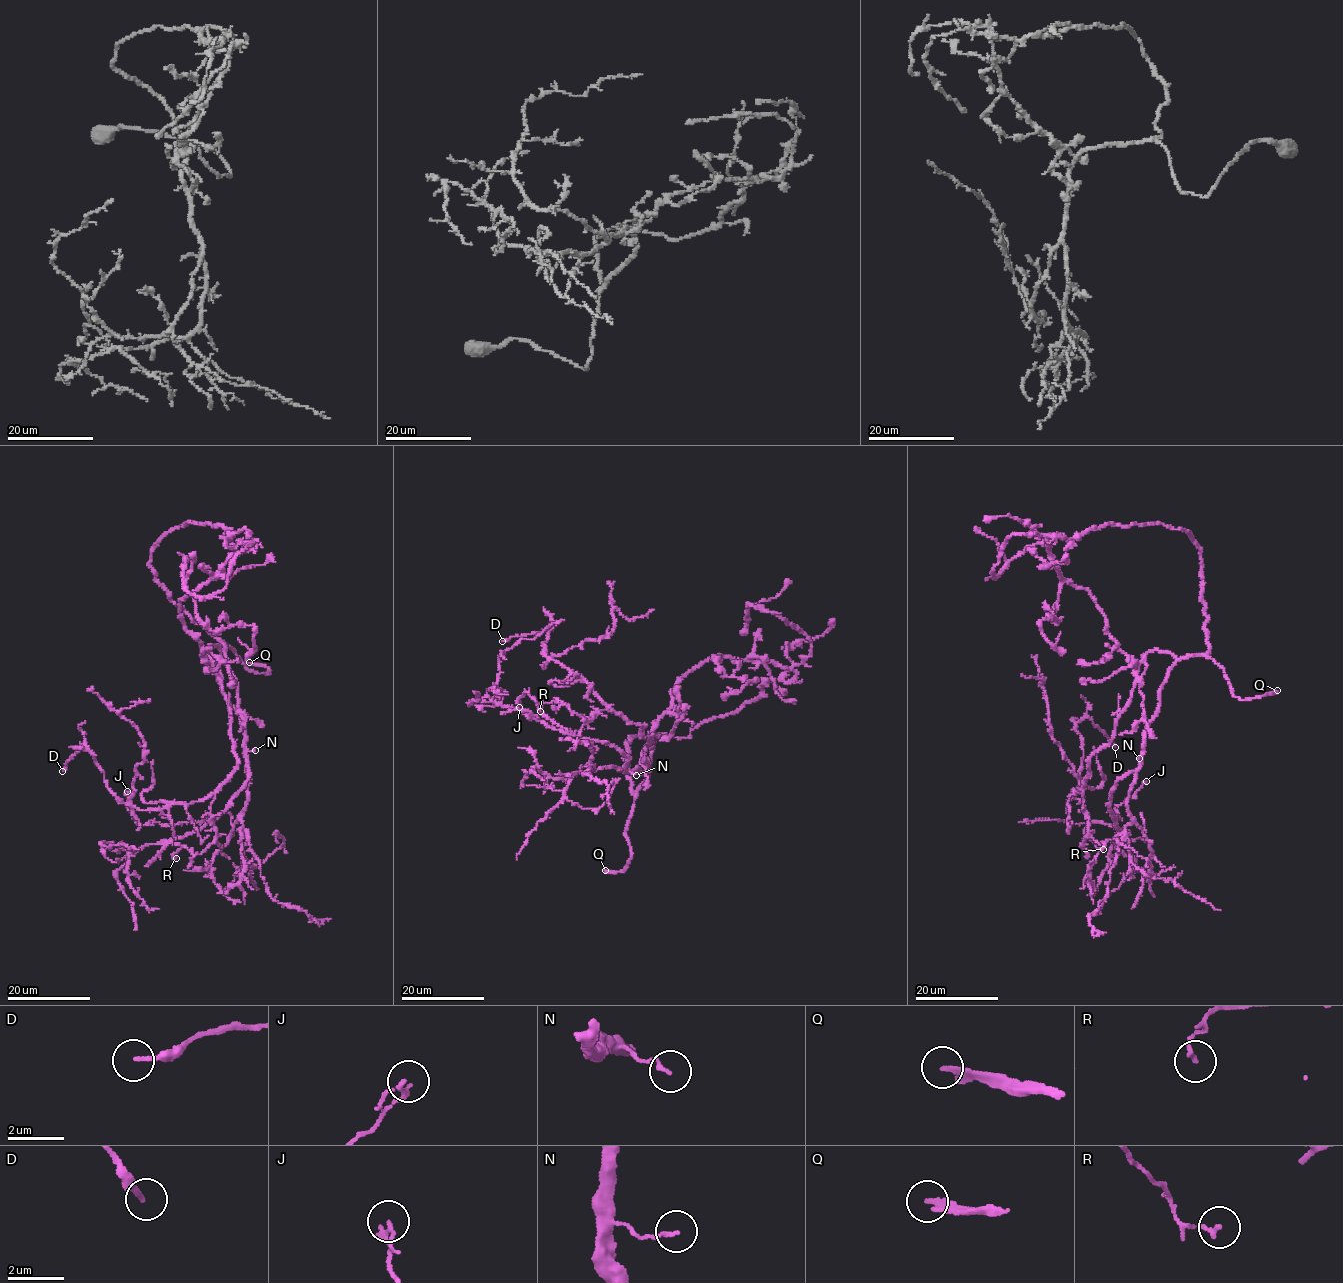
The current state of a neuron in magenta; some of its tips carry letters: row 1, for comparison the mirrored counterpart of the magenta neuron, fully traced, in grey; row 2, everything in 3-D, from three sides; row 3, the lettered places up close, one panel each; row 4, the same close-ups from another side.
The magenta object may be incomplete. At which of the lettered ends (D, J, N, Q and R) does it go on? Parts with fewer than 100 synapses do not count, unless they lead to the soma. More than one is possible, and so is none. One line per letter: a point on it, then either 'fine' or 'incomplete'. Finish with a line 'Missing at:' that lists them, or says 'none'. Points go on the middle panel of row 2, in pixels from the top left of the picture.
D: at (502, 641); fine
J: at (519, 707); fine
N: at (636, 775); fine
Q: at (605, 870); incomplete
R: at (540, 711); fine
Missing at: Q

